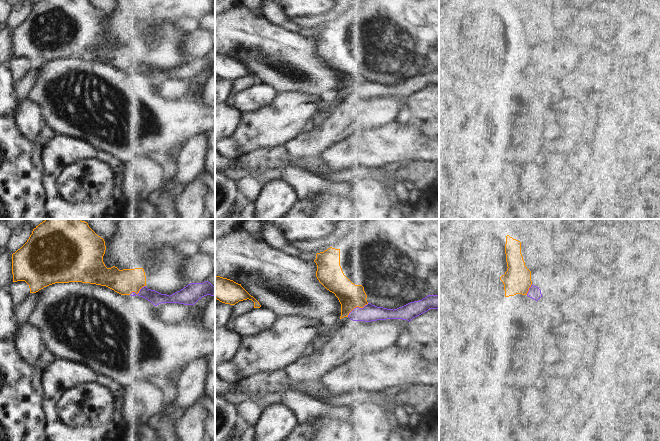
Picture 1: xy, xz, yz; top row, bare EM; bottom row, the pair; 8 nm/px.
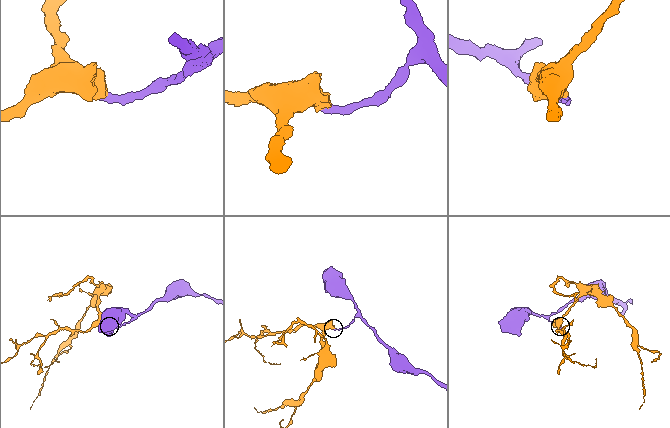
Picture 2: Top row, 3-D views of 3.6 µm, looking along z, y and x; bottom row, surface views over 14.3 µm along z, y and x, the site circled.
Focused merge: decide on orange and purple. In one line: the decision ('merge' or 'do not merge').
do not merge

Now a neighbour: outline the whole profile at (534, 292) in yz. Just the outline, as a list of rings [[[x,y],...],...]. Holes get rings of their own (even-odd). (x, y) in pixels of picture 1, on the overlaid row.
[[[532,284],[529,288],[527,296],[538,301],[542,297],[541,290]]]

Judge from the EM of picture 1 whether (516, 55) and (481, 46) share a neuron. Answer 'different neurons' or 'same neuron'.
same neuron

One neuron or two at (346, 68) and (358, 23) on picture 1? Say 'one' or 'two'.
one

